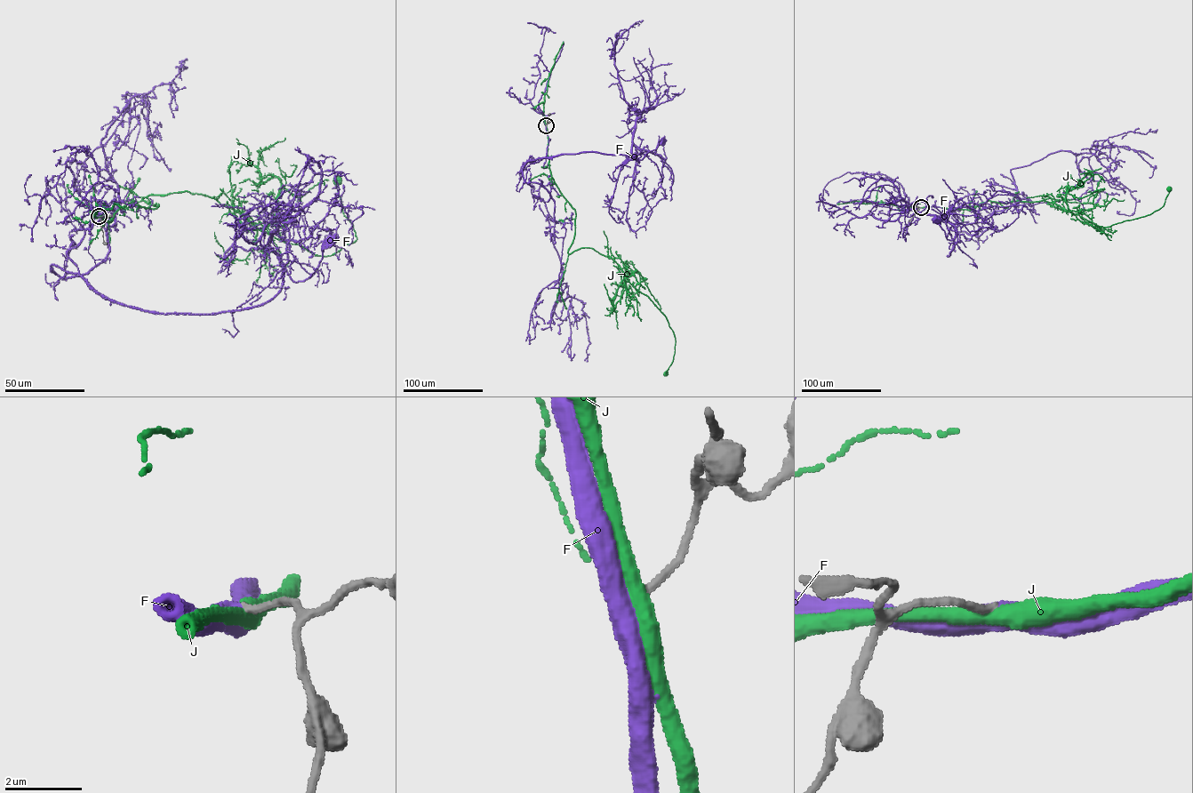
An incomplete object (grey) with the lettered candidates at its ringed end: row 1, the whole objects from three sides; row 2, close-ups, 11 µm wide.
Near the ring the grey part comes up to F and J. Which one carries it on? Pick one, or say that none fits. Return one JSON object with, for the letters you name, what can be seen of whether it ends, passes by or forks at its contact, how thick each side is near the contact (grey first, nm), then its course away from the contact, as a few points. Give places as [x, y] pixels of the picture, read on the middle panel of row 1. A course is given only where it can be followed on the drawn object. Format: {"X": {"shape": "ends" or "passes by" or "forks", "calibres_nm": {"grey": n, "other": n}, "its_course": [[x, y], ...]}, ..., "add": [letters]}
{"F": {"shape": "passes by", "calibres_nm": {"grey": 180, "other": 500}, "its_course": [[546, 125], [546, 156], [532, 164], [560, 155], [598, 152], [628, 156], [638, 161], [662, 140]]}, "add": ["F"]}

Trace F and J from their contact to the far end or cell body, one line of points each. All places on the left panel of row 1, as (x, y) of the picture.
F: (98, 216), (68, 257), (99, 293), (160, 313), (262, 305), (284, 268), (308, 279), (331, 238)
J: (99, 217), (188, 191), (332, 255), (356, 239), (337, 180)

